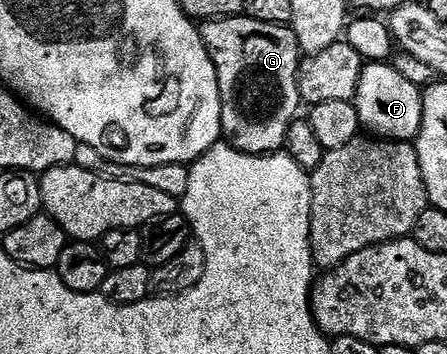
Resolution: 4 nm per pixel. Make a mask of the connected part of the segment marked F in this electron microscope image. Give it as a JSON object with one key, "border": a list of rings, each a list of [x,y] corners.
{"border":[[[389,62],[366,64],[359,76],[355,105],[362,127],[370,135],[390,142],[413,142],[423,124],[422,87],[411,84]]]}

